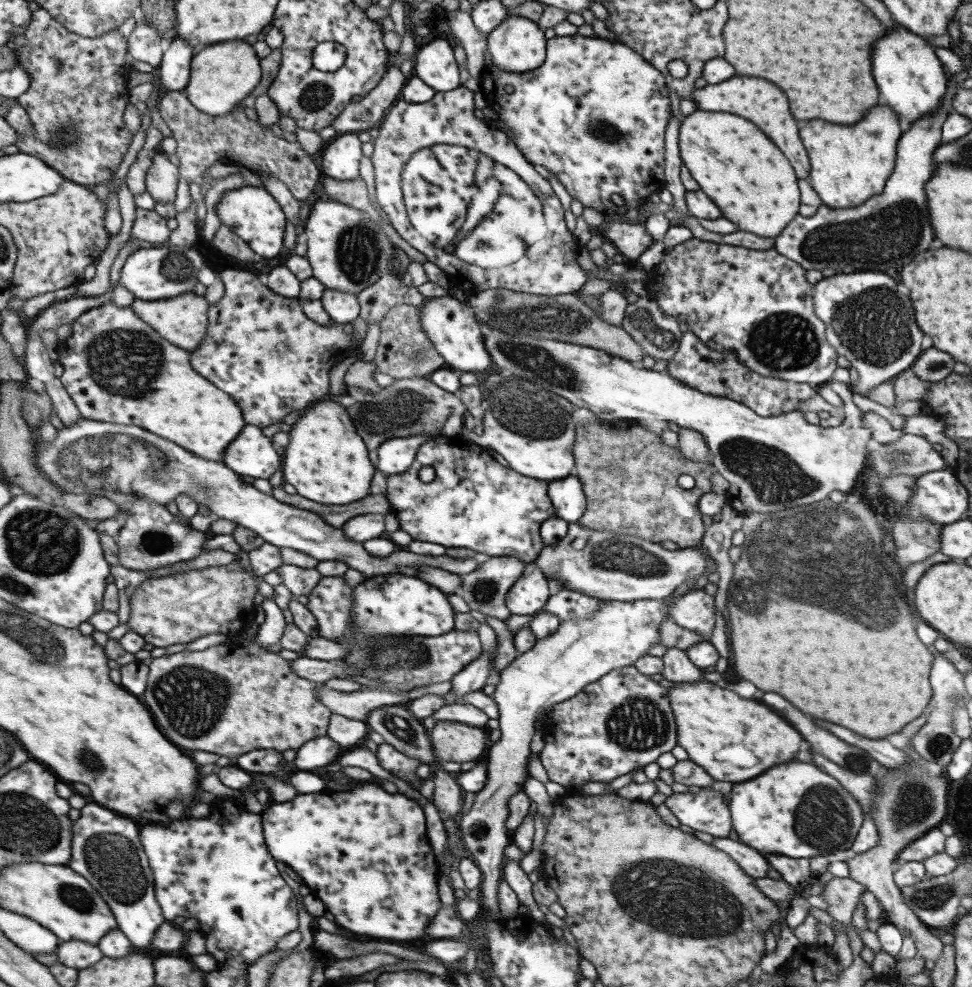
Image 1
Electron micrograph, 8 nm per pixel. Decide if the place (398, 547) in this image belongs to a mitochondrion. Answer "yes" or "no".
no

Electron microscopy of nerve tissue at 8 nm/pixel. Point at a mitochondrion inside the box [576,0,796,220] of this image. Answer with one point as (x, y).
(607, 132)

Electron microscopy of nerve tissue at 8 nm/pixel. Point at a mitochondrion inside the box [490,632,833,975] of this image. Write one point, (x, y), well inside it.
(678, 900)

